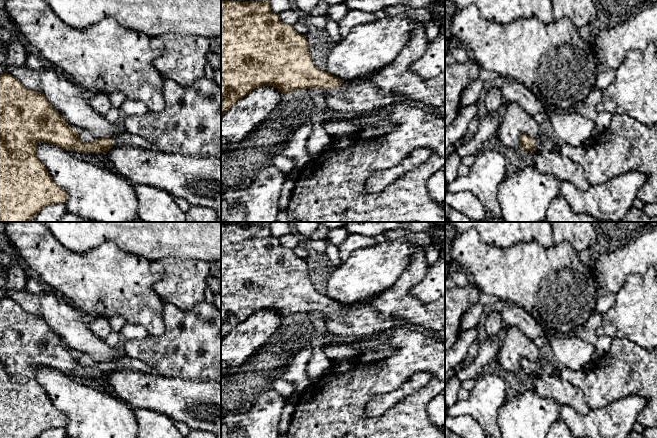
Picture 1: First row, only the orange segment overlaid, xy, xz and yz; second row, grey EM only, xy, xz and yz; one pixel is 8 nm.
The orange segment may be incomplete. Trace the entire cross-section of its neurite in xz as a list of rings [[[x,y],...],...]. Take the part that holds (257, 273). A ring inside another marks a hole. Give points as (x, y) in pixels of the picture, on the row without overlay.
[[[266,222],[262,226],[254,226],[254,225],[237,226],[233,224],[221,223],[221,342],[237,325],[239,325],[240,323],[248,319],[255,312],[259,312],[262,310],[273,310],[277,312],[278,315],[281,316],[282,318],[292,316],[296,313],[302,313],[305,315],[307,312],[311,312],[311,311],[320,312],[326,317],[325,326],[329,332],[331,332],[335,336],[339,336],[349,340],[359,340],[379,332],[384,332],[392,328],[406,327],[406,328],[418,329],[416,327],[409,325],[405,320],[398,320],[390,316],[386,316],[378,312],[375,312],[368,304],[355,303],[355,304],[343,305],[342,303],[328,296],[320,294],[312,285],[309,276],[309,268],[307,266],[306,260],[297,257],[294,254],[292,249],[282,246],[279,242],[279,239],[276,239],[271,235],[270,222]]]

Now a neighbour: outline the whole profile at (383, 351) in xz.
[[[380,345],[375,350],[372,350],[371,352],[364,354],[360,357],[361,361],[363,362],[372,362],[378,359],[384,359],[386,357],[392,356],[394,353],[396,353],[397,349],[389,346],[389,345]]]

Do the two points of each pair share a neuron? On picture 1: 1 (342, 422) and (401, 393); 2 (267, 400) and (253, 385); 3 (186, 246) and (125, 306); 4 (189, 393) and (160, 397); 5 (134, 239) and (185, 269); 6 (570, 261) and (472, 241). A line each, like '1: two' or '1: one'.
1: two
2: two
3: two
4: one
5: two
6: one

